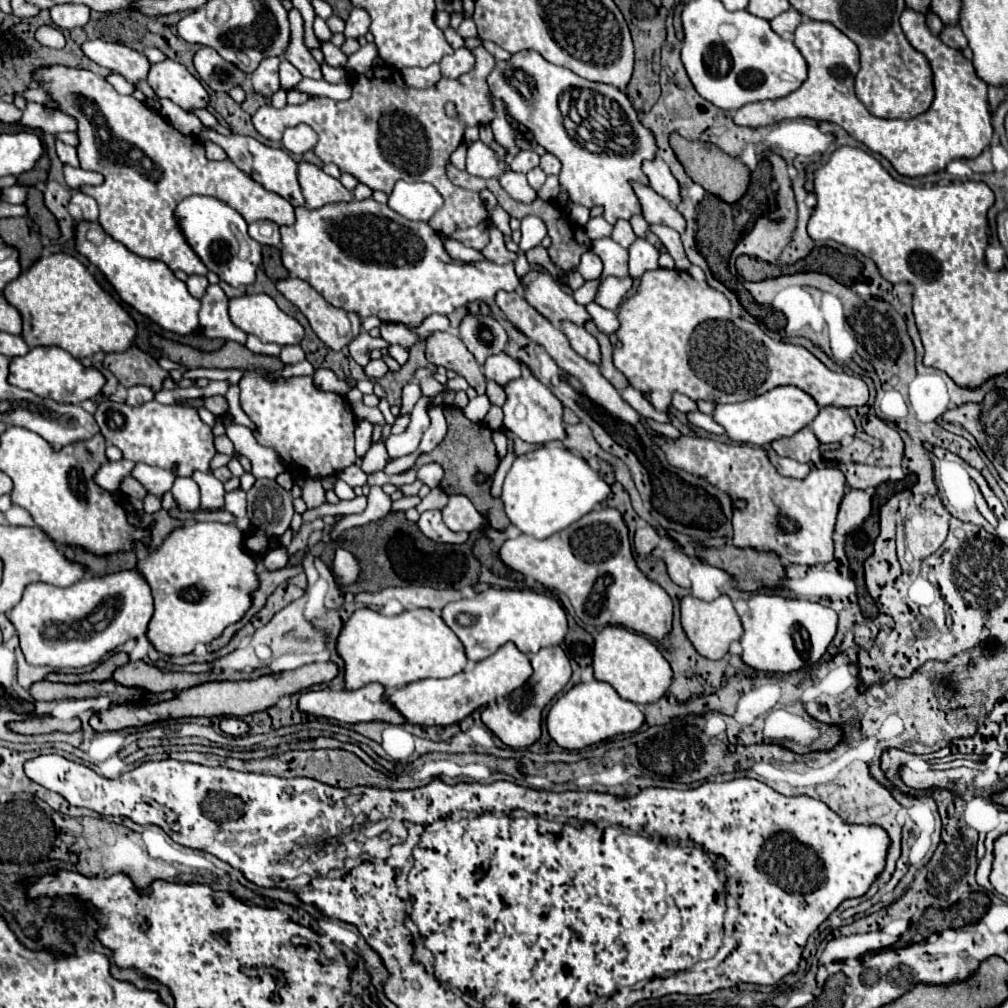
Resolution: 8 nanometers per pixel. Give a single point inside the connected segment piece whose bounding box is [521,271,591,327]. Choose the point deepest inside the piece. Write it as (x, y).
(540, 289)

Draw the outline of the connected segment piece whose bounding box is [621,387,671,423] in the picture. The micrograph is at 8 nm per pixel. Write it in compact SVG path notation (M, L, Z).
M625 389L623 393L621 393L621 397L643 417L643 419L649 419L649 421L657 421L657 423L671 423L671 419L669 419L669 415L667 413L663 413L663 411L657 411L647 399L645 399L645 395L641 393L641 391L637 391L637 389Z

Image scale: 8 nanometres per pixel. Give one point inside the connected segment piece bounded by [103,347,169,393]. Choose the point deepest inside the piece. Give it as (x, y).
(132, 367)

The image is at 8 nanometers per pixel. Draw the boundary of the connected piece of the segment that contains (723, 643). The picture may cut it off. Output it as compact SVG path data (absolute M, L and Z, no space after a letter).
M721 595L715 601L701 601L697 597L683 597L681 599L681 625L687 633L689 641L693 643L695 651L707 659L723 659L729 651L729 645L737 641L743 633L741 621L733 609L733 603L729 597Z

